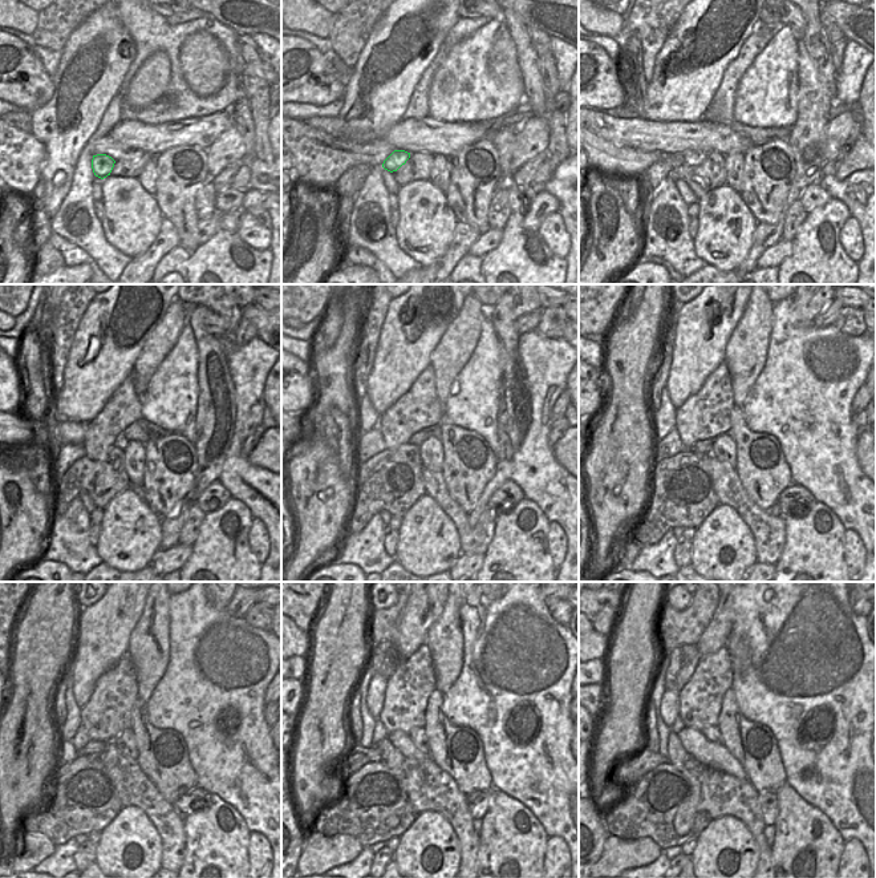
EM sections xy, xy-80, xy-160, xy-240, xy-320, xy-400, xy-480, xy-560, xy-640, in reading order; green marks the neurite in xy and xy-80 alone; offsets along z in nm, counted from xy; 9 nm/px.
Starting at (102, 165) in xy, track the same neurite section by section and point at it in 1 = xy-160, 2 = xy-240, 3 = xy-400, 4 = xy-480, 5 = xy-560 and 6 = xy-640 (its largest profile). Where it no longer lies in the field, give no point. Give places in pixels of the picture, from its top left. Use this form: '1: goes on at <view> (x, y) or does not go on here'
1: goes on at xy-160 (689, 157)
2: goes on at xy-240 (124, 407)
3: goes on at xy-400 (704, 416)
4: goes on at xy-480 (108, 712)
5: goes on at xy-560 (408, 690)
6: goes on at xy-640 (701, 698)

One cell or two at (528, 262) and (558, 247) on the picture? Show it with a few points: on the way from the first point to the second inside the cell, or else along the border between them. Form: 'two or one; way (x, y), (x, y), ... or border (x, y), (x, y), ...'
two; border (543, 219), (539, 233), (544, 243), (564, 258)

